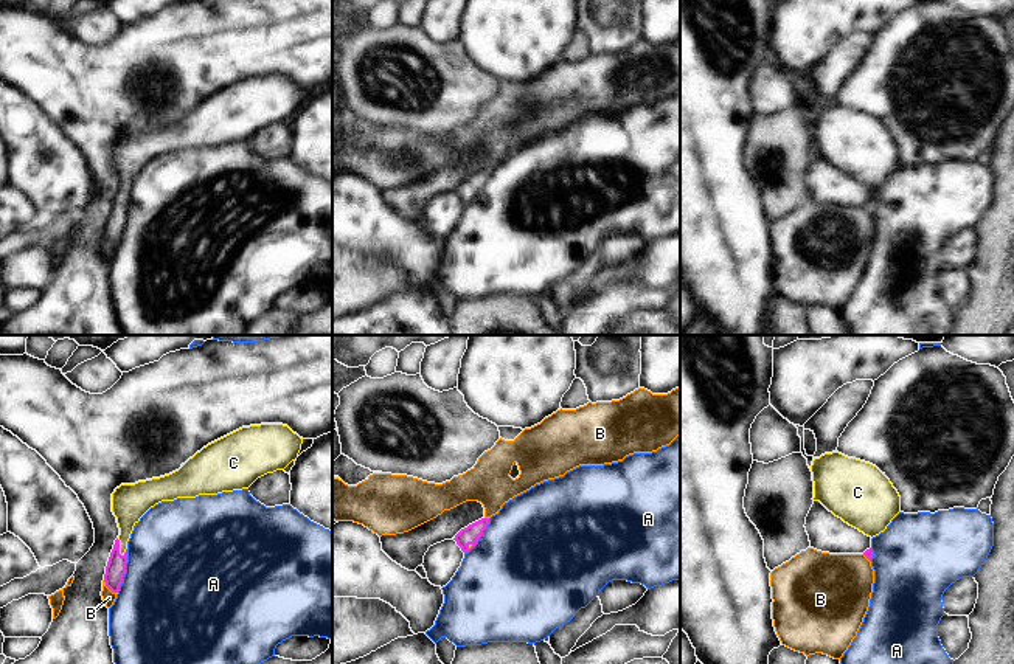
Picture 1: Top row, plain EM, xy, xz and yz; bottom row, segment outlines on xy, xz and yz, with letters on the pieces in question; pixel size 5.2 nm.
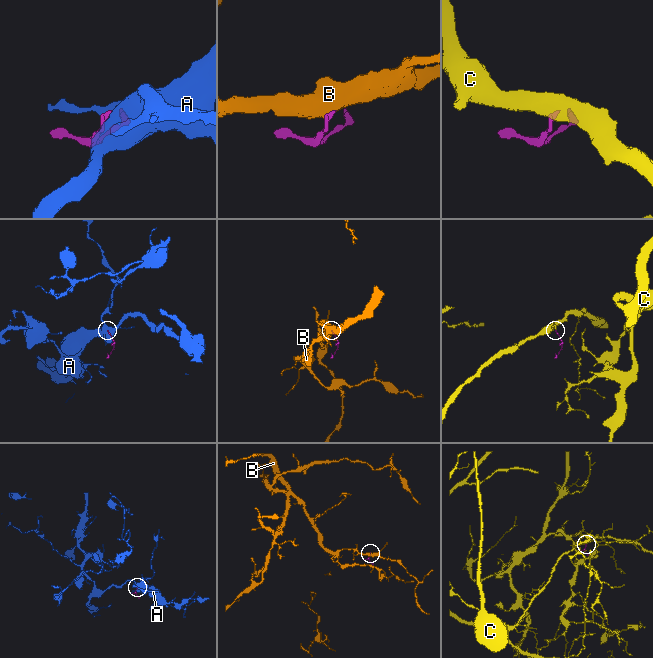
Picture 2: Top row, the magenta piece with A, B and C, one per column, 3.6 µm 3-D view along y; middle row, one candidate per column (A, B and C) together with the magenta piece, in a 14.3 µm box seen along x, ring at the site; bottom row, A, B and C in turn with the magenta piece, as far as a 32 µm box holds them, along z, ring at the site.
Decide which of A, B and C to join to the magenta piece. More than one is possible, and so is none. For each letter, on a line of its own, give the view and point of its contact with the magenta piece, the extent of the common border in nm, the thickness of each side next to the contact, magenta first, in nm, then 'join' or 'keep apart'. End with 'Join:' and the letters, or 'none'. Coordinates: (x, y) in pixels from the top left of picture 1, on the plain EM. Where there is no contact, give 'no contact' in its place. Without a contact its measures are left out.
A: meets magenta in xy at (125, 224); contact 240 nm long; 110 nm thick on the magenta side, 500 nm on the other; keep apart
B: meets magenta in xy at (109, 241); contact 100 nm long; 110 nm thick on the magenta side, 70 nm on the other; keep apart
C: meets magenta in xy at (118, 200); contact 100 nm long; 110 nm thick on the magenta side, 190 nm on the other; join
Join: C

